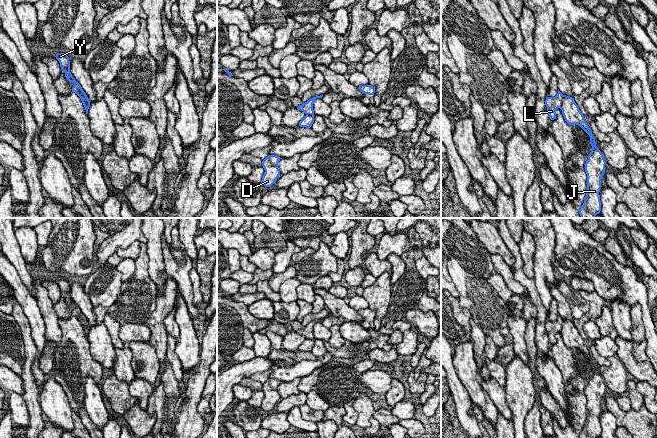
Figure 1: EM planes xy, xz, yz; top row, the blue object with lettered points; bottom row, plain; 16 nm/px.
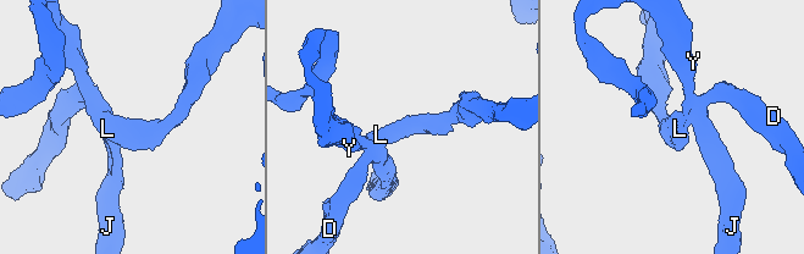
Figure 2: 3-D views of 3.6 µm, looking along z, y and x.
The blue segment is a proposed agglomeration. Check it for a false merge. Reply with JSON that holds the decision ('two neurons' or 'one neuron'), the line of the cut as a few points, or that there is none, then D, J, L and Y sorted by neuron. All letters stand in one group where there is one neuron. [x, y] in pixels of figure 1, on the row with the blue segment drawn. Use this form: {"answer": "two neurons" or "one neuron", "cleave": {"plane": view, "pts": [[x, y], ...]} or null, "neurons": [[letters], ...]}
{"answer": "two neurons", "cleave": {"plane": "yz", "pts": [[563, 95], [560, 106]]}, "neurons": [["D", "J"], ["L", "Y"]]}

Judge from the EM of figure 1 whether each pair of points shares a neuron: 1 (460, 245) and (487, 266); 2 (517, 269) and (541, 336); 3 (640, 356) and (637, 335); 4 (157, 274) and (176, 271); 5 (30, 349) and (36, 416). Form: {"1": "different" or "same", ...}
{"1": "same", "2": "same", "3": "different", "4": "different", "5": "same"}

